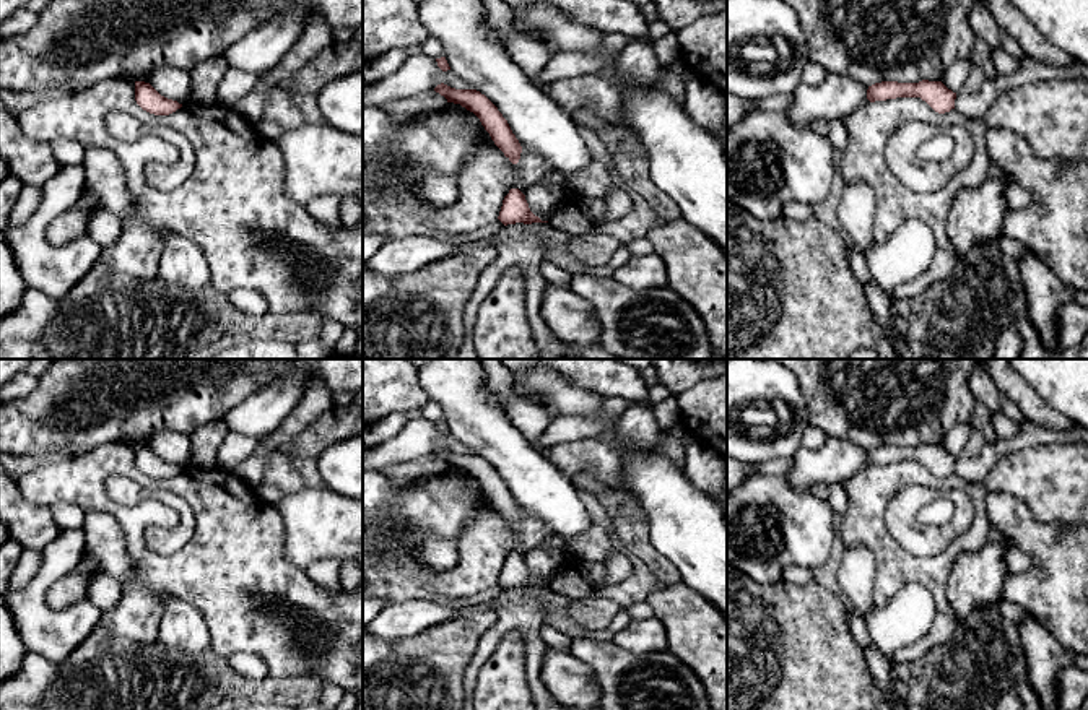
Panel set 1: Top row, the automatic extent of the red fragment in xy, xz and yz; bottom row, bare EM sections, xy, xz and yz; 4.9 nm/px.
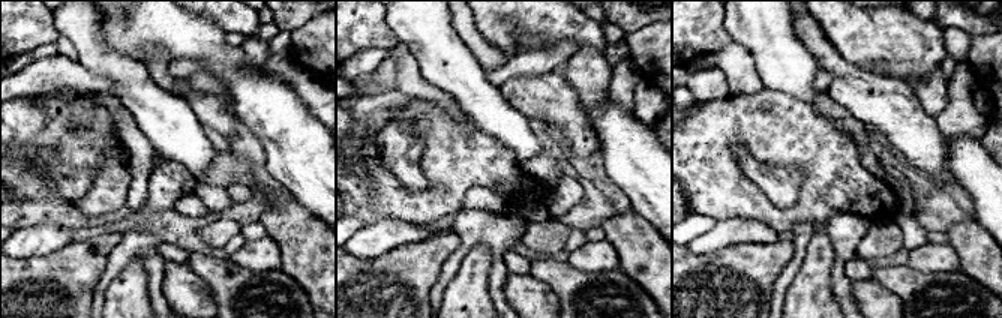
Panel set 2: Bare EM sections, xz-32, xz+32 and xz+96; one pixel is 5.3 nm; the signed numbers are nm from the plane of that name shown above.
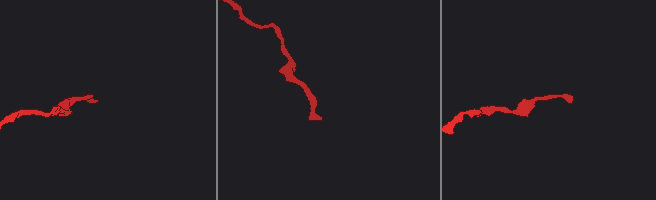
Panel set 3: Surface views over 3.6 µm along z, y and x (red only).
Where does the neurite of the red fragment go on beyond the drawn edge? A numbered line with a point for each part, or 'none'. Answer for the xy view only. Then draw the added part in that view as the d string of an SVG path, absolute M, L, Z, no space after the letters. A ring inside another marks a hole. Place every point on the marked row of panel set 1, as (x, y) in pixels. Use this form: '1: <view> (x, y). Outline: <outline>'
none

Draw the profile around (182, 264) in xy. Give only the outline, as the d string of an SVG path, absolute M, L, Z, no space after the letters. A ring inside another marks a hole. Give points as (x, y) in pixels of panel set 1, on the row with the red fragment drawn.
M164 232L159 257L159 276L166 284L185 292L200 292L211 288L210 268L203 252L189 239Z

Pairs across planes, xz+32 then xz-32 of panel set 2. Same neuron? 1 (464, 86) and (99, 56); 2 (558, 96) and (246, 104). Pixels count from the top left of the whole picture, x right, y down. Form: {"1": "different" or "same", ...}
{"1": "same", "2": "different"}

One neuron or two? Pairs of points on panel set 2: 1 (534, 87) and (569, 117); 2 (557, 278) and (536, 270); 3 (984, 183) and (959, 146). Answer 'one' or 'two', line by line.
1: one
2: one
3: one

